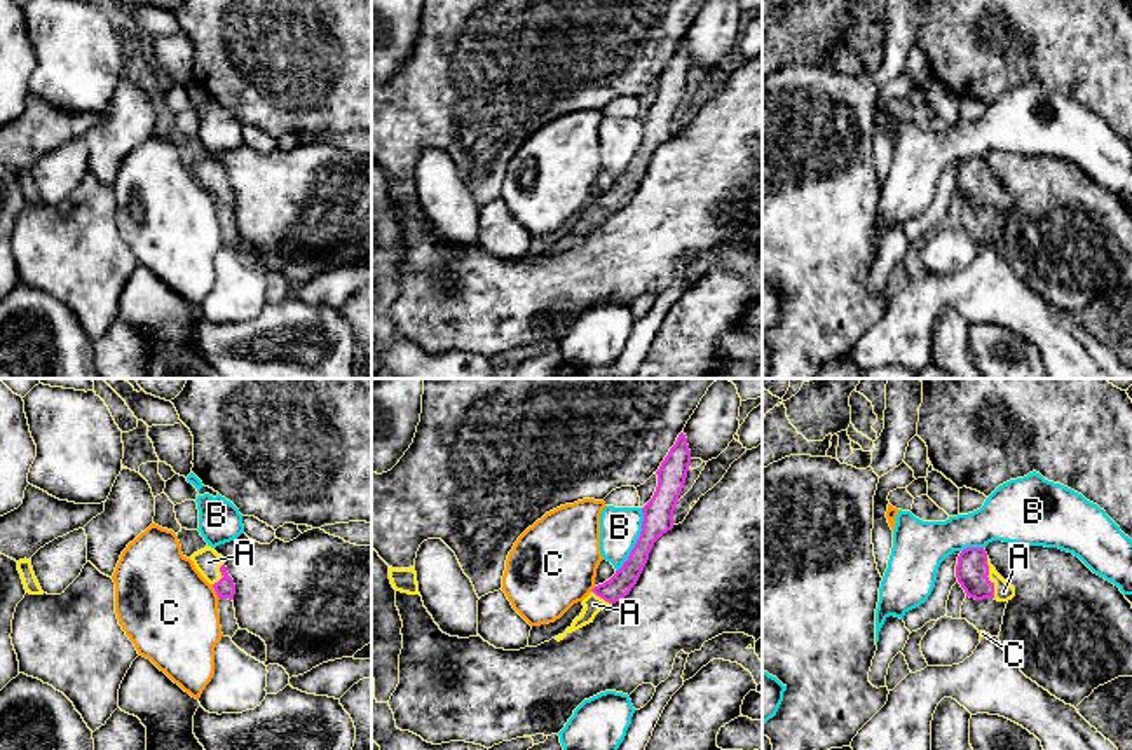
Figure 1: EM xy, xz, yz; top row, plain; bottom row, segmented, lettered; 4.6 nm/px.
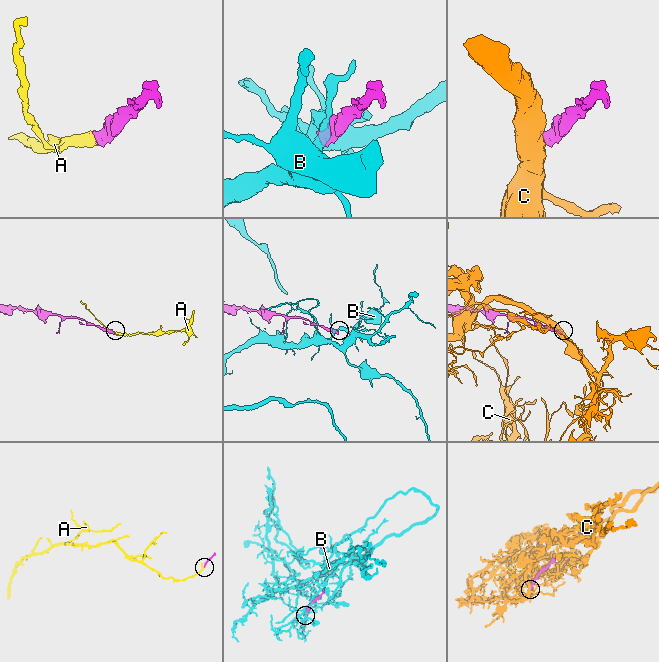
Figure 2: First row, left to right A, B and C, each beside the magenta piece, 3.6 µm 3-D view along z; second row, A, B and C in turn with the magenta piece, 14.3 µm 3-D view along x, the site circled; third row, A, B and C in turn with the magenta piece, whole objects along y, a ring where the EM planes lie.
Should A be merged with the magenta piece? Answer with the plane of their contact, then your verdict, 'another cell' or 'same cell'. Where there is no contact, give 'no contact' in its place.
meets magenta in yz; same cell

